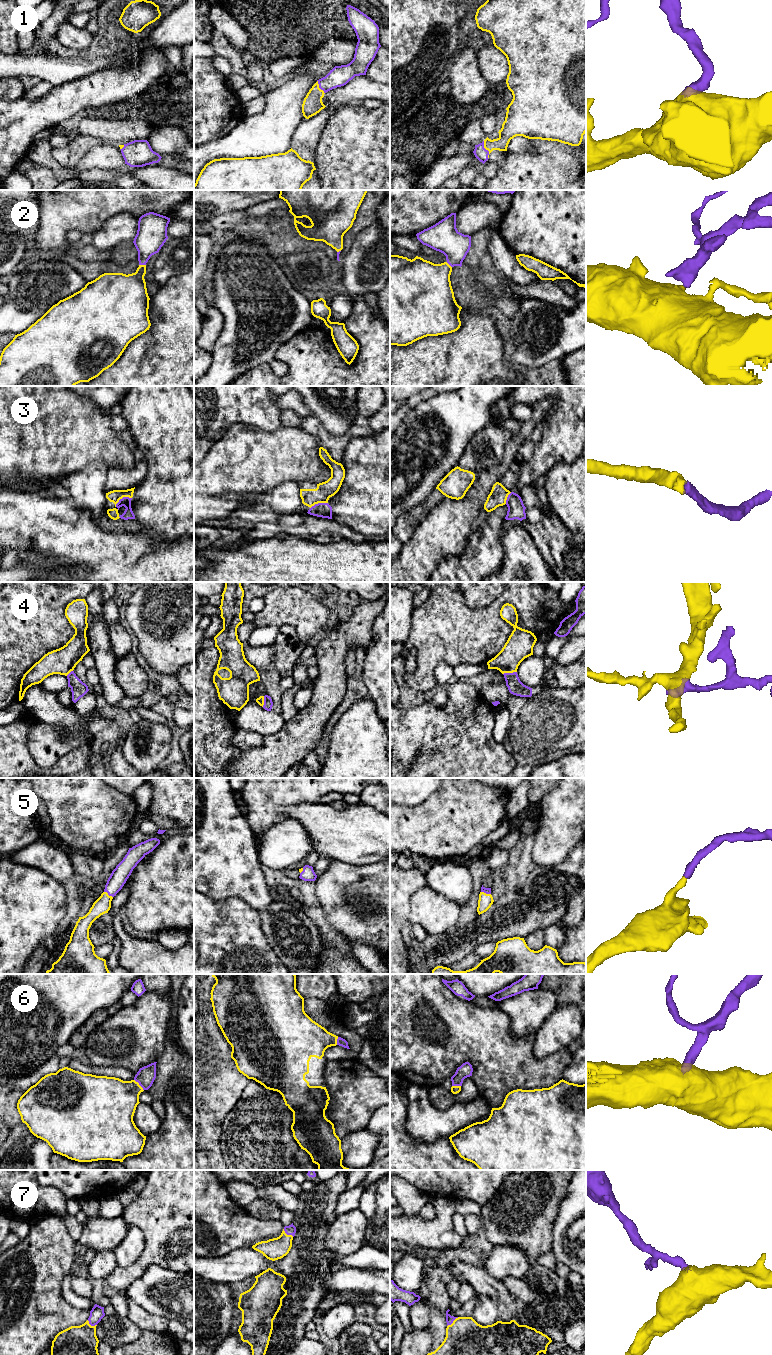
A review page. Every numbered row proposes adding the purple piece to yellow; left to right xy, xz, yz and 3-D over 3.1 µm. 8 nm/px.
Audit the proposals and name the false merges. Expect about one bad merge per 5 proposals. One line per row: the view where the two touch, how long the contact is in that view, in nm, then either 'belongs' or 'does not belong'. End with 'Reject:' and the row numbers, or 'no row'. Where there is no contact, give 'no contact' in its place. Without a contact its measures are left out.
1: meets yellow in yz; contact 150 nm long; belongs
2: meets yellow in xy; contact 60 nm long; belongs
3: meets yellow in xy; contact 150 nm long; belongs
4: meets yellow in yz; contact 110 nm long; belongs
5: meets yellow in xy; contact 90 nm long; belongs
6: meets yellow in xy; contact 120 nm long; belongs
7: meets yellow in yz; contact 120 nm long; belongs
Reject: no row

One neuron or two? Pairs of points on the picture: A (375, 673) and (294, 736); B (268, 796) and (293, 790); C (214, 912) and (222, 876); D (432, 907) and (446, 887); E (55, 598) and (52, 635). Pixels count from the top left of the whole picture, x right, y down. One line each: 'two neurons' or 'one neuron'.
A: two neurons
B: one neuron
C: two neurons
D: two neurons
E: one neuron

